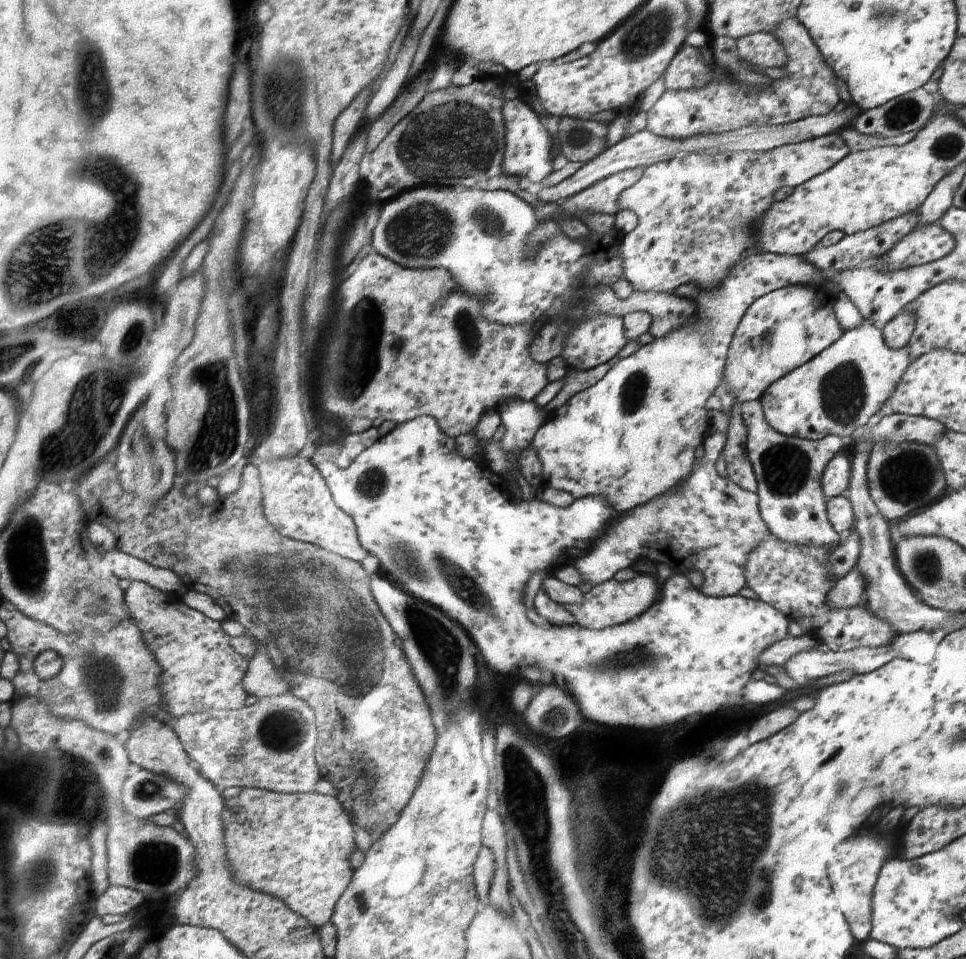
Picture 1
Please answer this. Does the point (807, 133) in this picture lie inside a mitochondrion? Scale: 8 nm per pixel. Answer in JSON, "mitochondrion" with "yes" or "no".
{"mitochondrion":"no"}

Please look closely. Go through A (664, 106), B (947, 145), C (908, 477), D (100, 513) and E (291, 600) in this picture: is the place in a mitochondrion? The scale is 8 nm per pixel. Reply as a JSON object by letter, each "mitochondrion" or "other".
{"A":"other","B":"mitochondrion","C":"mitochondrion","D":"other","E":"mitochondrion"}

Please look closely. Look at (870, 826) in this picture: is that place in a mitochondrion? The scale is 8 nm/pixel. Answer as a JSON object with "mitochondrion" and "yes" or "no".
{"mitochondrion":"no"}

